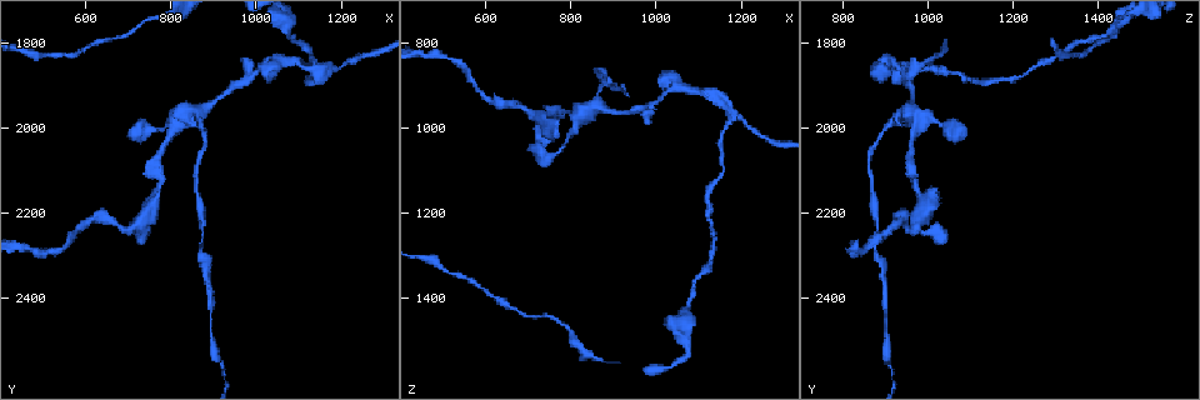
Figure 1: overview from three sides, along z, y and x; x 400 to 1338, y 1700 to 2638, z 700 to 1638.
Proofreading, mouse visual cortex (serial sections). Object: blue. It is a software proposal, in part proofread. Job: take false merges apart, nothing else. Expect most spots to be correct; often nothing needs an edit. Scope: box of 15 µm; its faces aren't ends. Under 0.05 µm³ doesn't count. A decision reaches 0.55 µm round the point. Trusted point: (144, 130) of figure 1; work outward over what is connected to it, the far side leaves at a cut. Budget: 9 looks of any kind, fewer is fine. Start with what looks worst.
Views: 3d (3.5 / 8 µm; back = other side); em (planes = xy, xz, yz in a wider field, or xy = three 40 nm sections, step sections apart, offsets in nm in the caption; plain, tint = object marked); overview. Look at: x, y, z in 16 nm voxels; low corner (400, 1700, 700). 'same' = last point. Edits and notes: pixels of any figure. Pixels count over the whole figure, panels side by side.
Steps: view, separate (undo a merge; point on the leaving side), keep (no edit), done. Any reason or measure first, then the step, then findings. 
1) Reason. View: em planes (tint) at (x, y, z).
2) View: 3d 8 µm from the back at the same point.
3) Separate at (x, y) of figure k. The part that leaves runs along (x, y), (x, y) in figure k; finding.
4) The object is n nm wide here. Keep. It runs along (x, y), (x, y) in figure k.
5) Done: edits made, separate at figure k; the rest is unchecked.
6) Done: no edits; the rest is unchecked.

Narrows sharply. View: 3d 3.5 µm at (795, 1995, 1035).

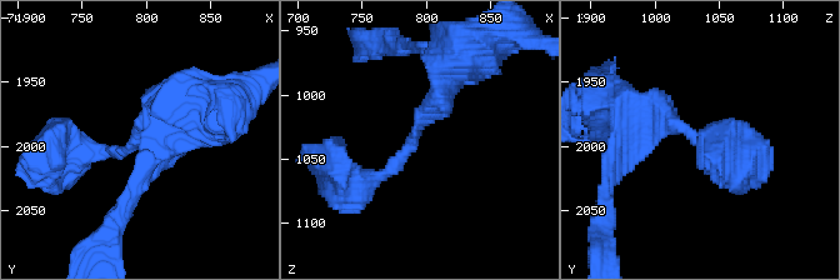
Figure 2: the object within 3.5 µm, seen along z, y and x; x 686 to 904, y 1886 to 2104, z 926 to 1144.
The arms are 300, 350 nm wide. View: em xy step 1 (tint) at (790, 1998, 1032).

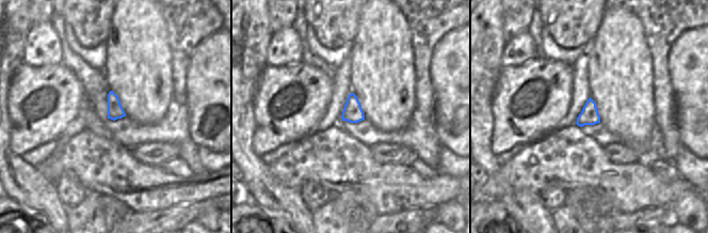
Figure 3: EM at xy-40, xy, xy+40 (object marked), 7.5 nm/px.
The object is 140 nm wide here. Keep. It runs along (350, 189), (396, 164), (450, 74) in figure 2; all the same cell.

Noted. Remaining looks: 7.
Sudden change in width. View: 3d 3.5 µm at (850, 1950, 945).

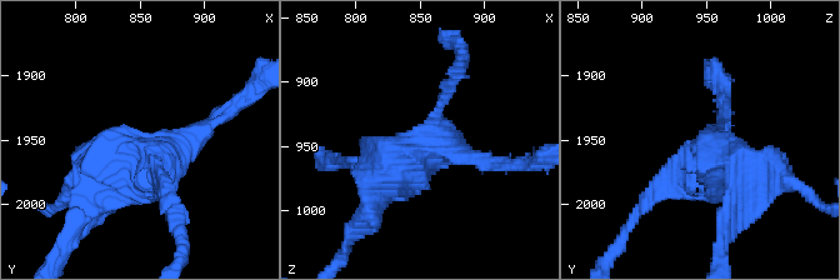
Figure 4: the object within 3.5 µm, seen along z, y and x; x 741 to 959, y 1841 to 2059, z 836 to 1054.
Keep. It runs along (375, 193), (421, 148), (449, 84) in figure 4; one cell here.

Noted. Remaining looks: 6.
Abrupt turn. View: 3d 8 µm at (755, 2085, 955).

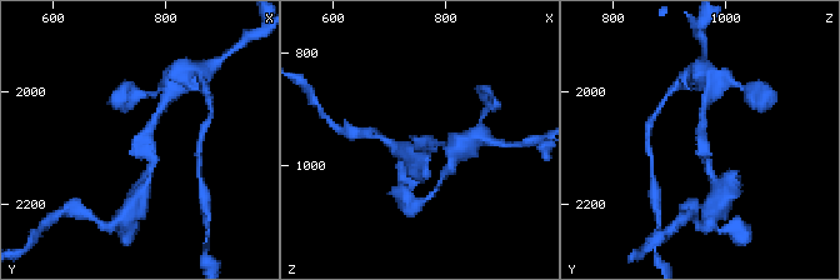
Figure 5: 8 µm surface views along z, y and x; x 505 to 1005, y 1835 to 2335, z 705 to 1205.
The arms are 200, 200 nm wide. View: em xy step 1 (tint) at (755, 2085, 965).

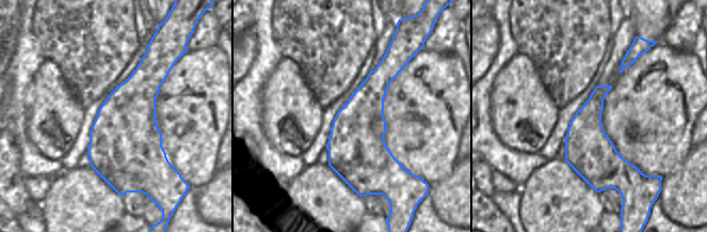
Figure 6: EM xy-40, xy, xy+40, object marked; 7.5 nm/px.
Keep. It runs along (160, 111), (138, 141), (150, 171) in figure 5; continuous, no second cell.

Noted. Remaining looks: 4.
Sudden change in width. View: 3d 3.5 µm at (900, 2490, 905).

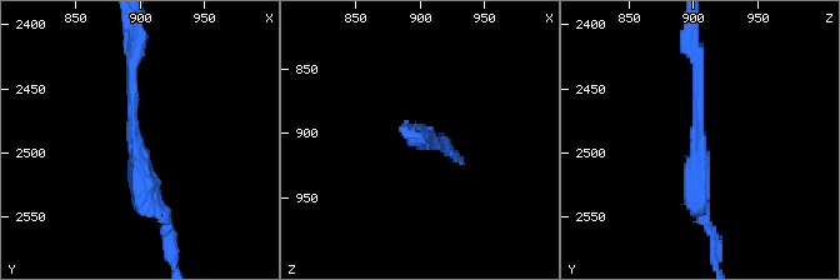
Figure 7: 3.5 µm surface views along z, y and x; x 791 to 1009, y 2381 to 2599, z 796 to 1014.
The arms are 150, 250 nm wide; need the tissue. View: em xy step 5 (tint) at (894, 2496, 904).

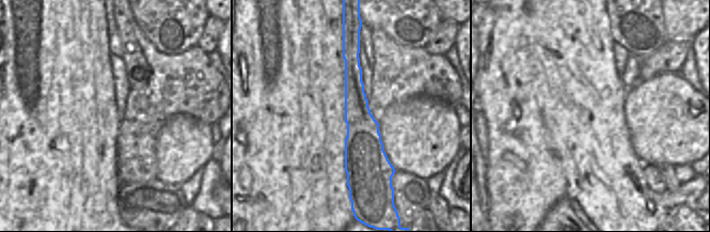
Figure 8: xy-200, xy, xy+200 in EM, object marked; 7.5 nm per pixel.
Keep. It runs along (345, 42), (360, 121), (360, 183) in figure 8; all the same cell.

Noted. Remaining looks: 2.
Done: no edits; the rest is unchecked.

